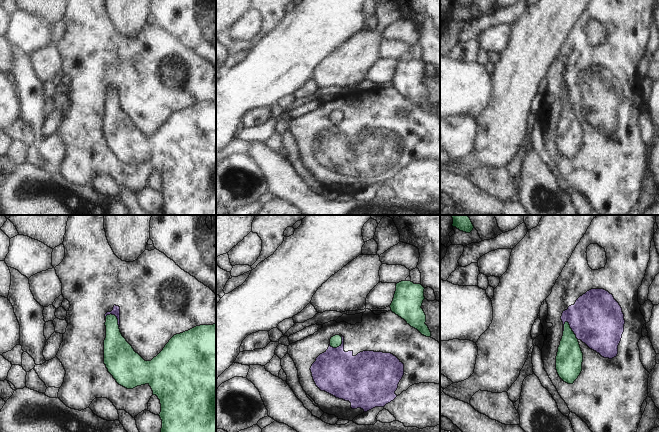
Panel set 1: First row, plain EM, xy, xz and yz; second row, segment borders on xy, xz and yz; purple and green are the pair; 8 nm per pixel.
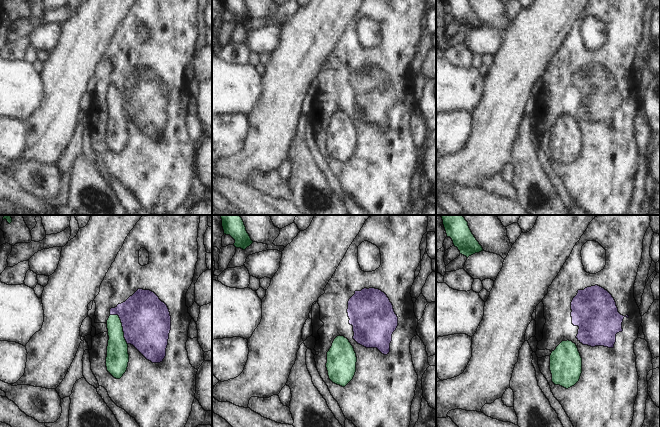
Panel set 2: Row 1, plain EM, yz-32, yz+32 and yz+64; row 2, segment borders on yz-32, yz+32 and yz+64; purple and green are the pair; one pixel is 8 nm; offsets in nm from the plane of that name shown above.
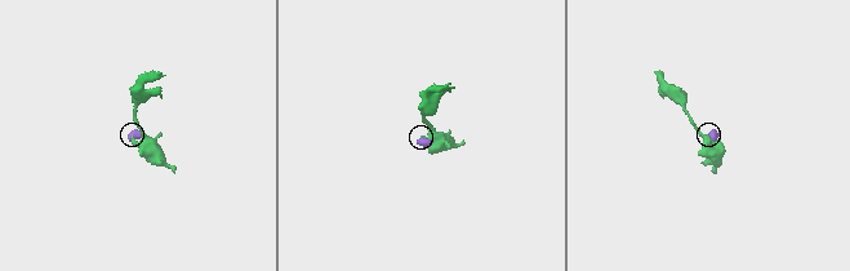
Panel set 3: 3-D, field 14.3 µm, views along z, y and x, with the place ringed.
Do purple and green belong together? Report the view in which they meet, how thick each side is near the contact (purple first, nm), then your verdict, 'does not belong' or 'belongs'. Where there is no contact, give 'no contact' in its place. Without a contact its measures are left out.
meets purple in yz; 420 nm thick on the purple side, 220 nm on the other; does not belong

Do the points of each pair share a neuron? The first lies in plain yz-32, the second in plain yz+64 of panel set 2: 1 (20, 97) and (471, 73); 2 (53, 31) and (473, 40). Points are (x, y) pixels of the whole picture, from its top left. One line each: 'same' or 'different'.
1: same
2: same

